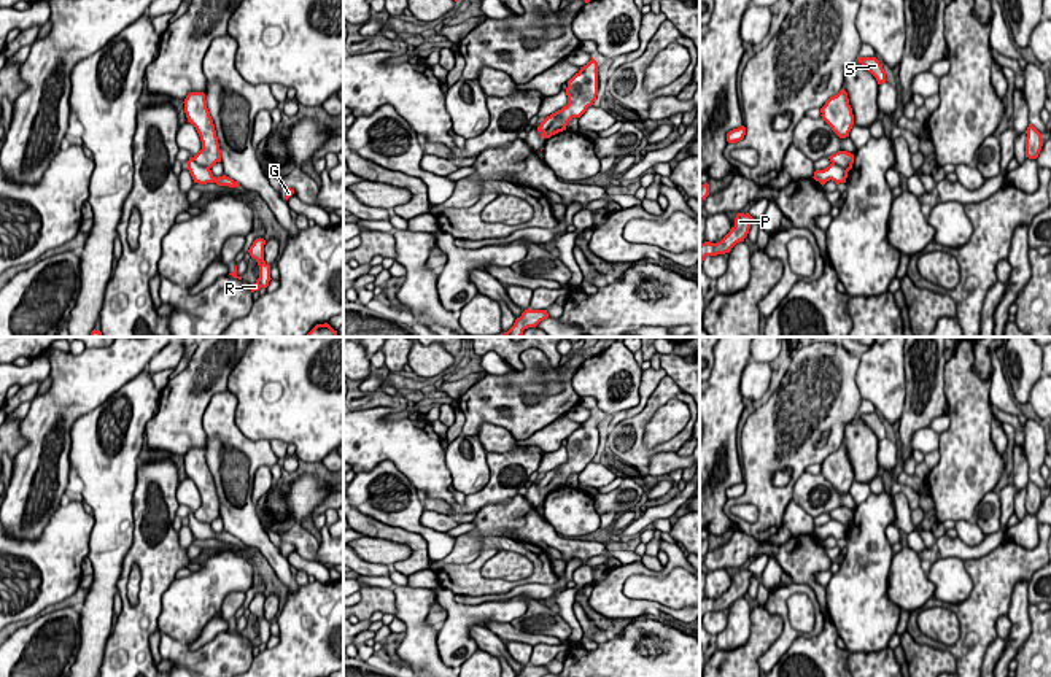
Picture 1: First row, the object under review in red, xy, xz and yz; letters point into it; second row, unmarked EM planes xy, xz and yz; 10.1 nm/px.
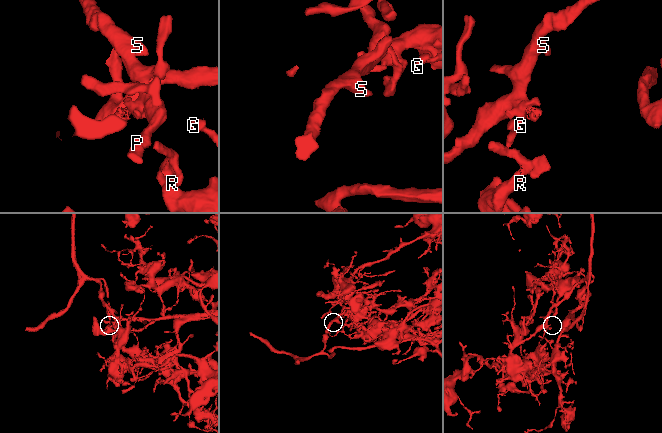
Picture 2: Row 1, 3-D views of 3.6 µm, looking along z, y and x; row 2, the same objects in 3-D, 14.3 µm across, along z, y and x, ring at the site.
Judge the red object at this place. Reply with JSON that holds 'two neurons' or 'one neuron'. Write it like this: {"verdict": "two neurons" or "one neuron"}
{"verdict": "one neuron"}

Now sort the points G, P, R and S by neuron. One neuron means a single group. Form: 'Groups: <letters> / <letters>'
Groups: G P R S

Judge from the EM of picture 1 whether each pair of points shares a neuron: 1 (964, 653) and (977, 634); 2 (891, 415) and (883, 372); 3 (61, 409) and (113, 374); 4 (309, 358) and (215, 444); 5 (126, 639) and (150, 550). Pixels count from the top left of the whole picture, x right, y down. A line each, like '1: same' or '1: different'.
1: same
2: same
3: same
4: different
5: same

